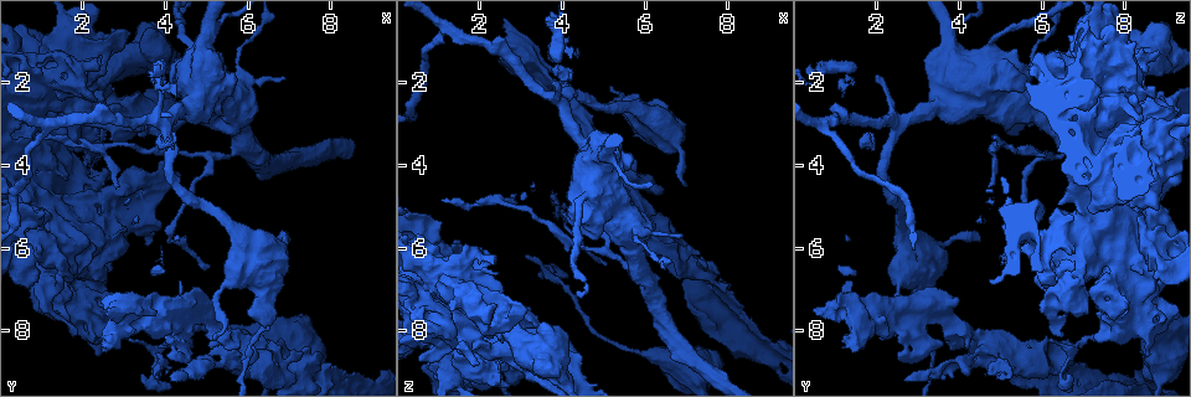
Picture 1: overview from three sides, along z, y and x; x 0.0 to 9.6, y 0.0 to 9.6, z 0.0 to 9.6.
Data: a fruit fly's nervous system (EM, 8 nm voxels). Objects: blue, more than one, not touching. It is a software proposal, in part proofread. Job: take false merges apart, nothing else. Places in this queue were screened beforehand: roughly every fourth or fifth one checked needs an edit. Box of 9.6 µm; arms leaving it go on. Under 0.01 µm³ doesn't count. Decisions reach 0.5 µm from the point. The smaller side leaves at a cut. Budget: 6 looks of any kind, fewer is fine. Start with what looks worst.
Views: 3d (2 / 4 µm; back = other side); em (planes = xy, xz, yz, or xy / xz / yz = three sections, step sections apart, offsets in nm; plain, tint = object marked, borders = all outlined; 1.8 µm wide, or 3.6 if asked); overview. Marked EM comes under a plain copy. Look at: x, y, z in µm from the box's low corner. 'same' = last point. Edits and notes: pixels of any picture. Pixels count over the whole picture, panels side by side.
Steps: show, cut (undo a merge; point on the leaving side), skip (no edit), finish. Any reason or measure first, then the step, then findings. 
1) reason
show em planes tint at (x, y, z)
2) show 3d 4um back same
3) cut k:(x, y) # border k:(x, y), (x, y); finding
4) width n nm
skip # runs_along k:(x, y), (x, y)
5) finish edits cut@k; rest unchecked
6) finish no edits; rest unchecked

four-way junction
show 3d 4um at (3.80, 7.60, 2.05)

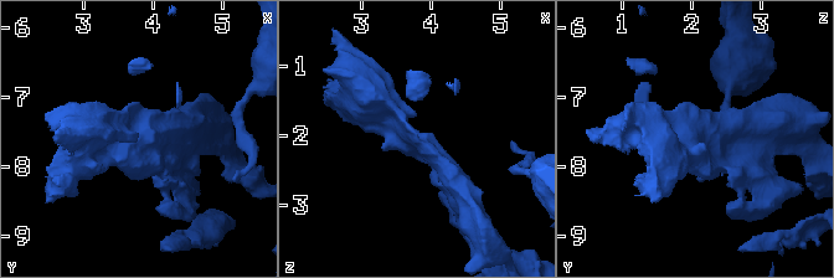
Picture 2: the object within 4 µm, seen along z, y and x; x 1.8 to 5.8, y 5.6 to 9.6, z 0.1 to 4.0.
now the EM
show em xz step 16 tint at (3.75, 7.60, 2.05)

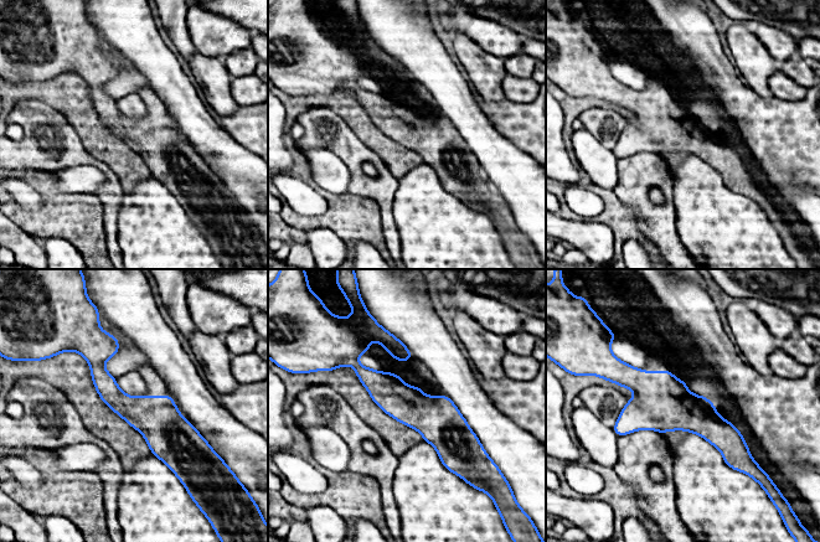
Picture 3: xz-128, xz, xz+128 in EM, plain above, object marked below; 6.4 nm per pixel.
show em planes tint same

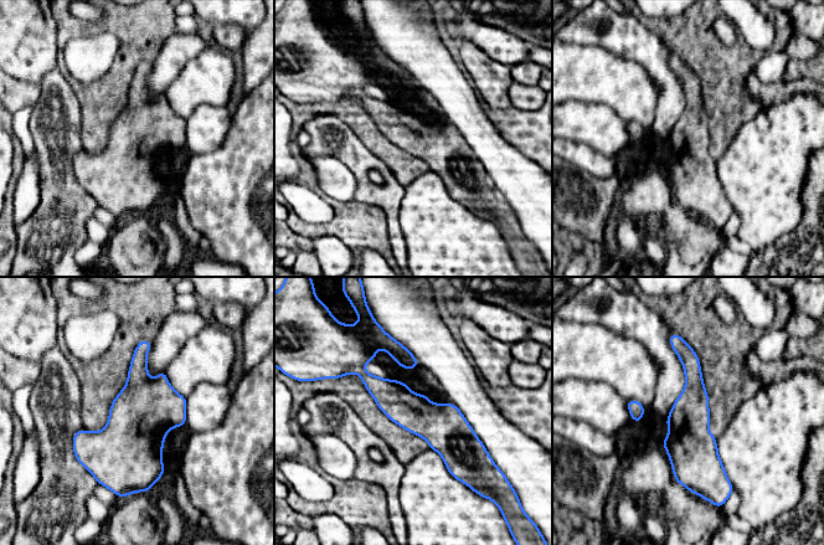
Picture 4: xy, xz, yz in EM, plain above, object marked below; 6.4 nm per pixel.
width 280 nm
skip # runs_along 4:(678, 343), (694, 378), (698, 490); one neuron here

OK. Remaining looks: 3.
sudden change in width
show 3d 2um back at (7.85, 8.90, 6.90)

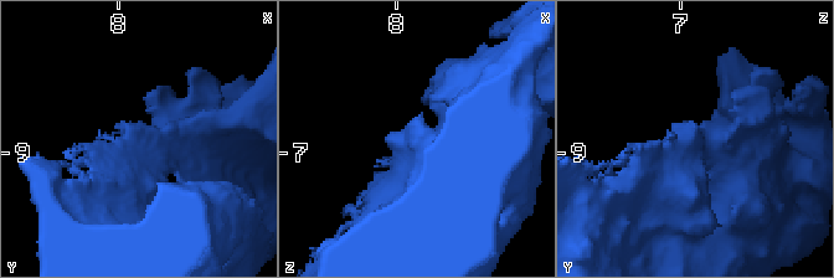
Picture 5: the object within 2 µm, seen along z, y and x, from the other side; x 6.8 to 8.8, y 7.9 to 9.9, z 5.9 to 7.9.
show em planes borders at (7.84, 8.94, 6.94)

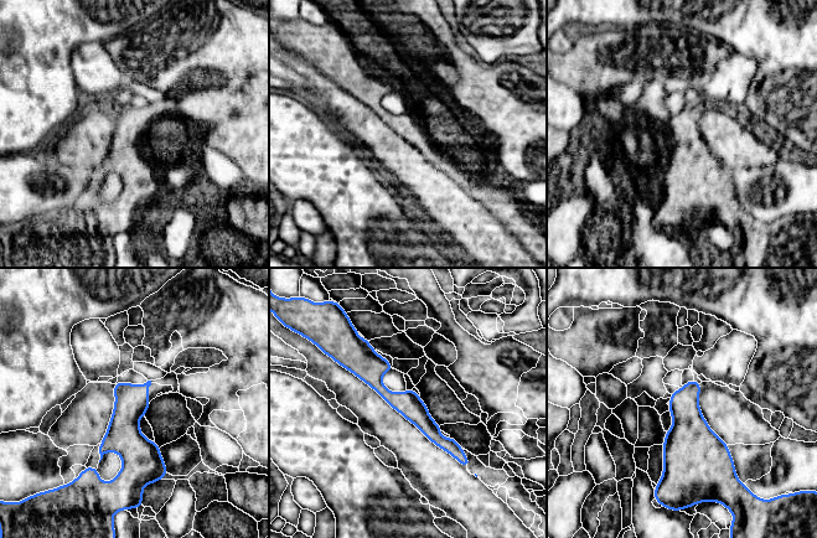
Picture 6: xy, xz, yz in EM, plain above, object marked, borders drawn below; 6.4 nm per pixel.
width 170 nm
skip # runs_along 6:(361, 350), (375, 382), (460, 458); all the same neuron

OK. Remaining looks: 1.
finish no edits; rest unchecked

